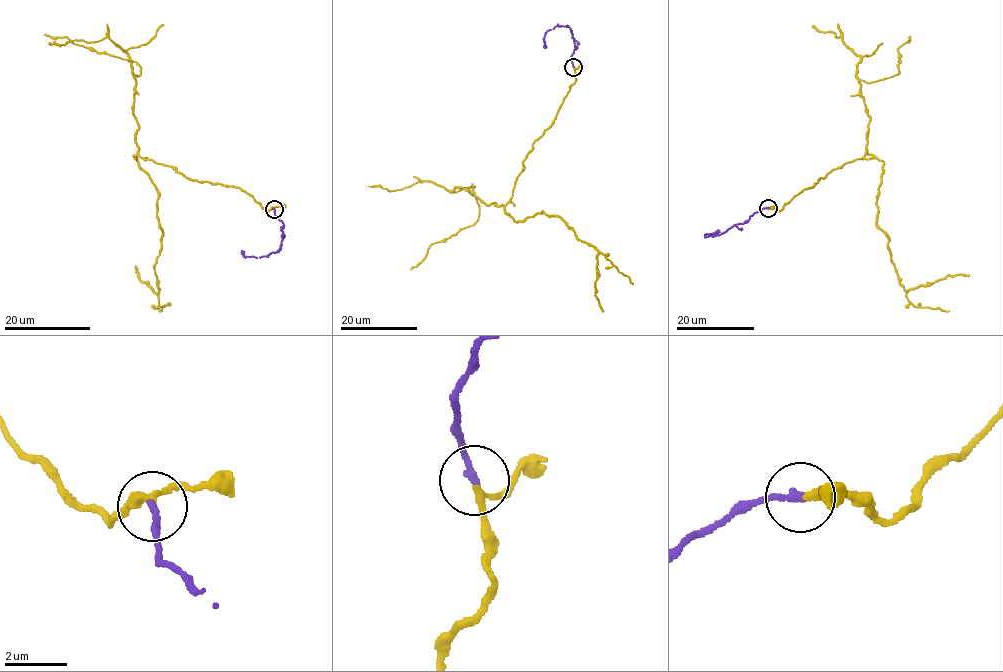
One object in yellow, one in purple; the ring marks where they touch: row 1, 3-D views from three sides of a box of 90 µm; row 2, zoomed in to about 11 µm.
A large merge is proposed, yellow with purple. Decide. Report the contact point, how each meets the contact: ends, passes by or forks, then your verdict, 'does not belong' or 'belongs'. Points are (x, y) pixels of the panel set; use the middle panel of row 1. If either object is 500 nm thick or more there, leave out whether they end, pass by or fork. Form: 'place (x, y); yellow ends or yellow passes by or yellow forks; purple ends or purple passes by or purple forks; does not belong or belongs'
place (573, 67); yellow passes by; purple ends; belongs

